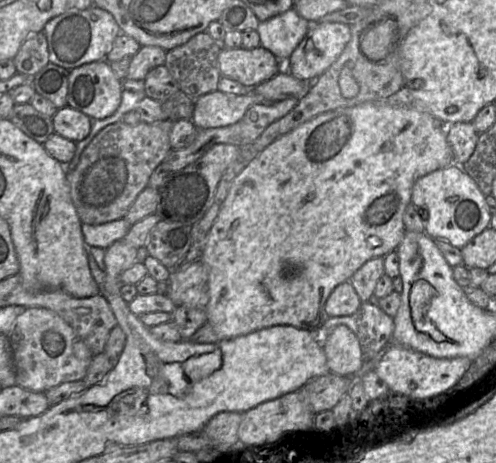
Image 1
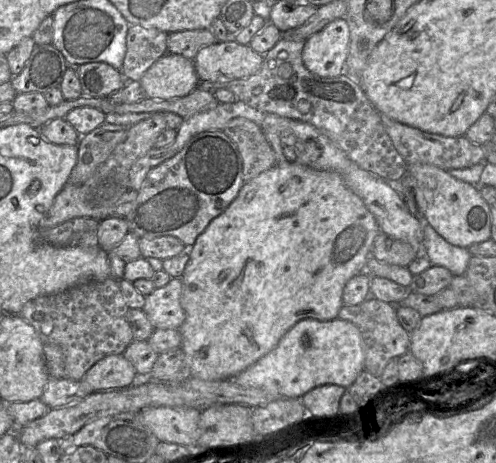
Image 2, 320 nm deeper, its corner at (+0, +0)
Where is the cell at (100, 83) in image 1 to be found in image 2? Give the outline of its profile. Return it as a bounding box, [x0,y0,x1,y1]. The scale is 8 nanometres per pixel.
[76,62,125,97]

